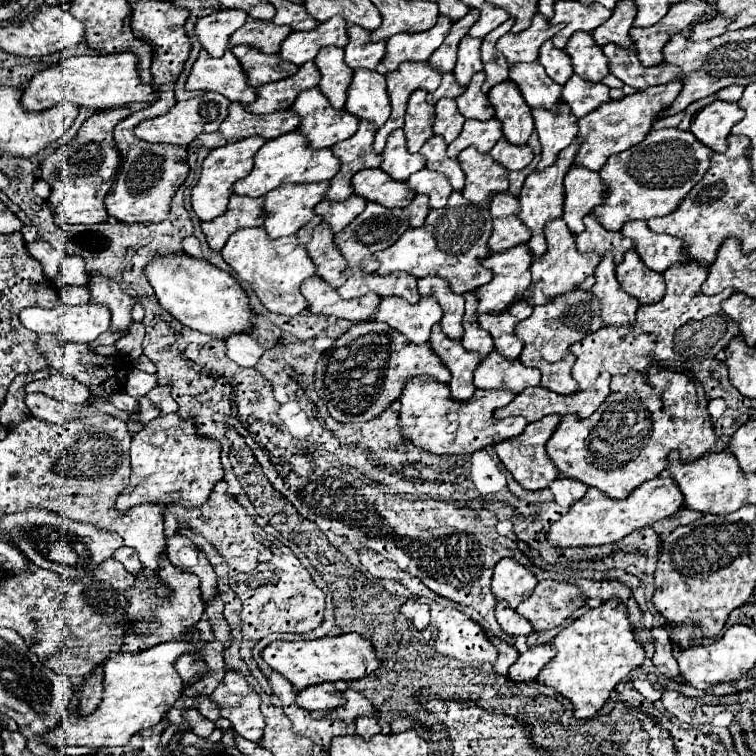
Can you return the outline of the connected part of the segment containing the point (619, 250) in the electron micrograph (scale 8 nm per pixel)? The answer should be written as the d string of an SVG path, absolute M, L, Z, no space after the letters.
M587 215L583 219L585 223L585 231L581 235L577 235L577 249L581 253L589 253L589 251L595 251L599 255L605 255L605 253L613 253L615 257L615 263L619 265L623 261L623 253L627 249L633 249L633 241L623 237L621 233L611 233L607 231L599 219L595 219L595 215Z

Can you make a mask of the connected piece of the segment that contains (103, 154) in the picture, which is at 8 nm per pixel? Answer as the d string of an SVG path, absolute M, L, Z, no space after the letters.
M133 103L127 107L107 109L91 115L67 145L59 147L53 155L41 161L41 177L51 187L48 201L53 207L54 217L59 225L67 225L67 223L89 225L89 223L105 223L109 219L103 199L113 183L113 175L119 163L119 151L113 141L113 127L125 117L145 107L147 107L145 103Z

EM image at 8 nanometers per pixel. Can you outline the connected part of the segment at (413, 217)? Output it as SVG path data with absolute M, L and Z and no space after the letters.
M415 195L415 199L405 209L411 227L421 227L425 223L425 217L429 215L429 199L427 195Z

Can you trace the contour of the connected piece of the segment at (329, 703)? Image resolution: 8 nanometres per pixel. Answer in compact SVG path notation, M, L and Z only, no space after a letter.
M319 683L319 687L299 691L297 705L307 711L331 711L345 705L345 697L341 691L337 691L335 683Z

